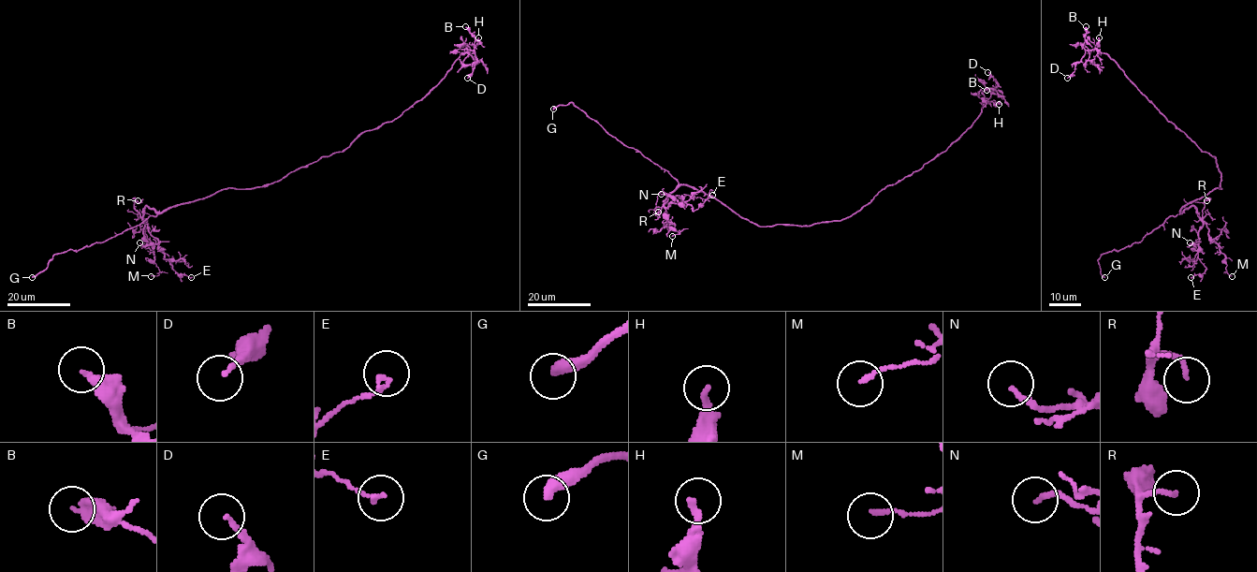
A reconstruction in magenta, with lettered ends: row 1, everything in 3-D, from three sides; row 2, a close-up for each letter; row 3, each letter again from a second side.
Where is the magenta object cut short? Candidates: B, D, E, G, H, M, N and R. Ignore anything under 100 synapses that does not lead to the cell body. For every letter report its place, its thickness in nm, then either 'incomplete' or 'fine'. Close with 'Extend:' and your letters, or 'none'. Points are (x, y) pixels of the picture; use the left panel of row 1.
B: place (465, 26); calibre 400 nm; fine
D: place (467, 78); calibre 160 nm; fine
E: place (191, 277); calibre 160 nm; fine
G: place (32, 277); calibre 400 nm; incomplete
H: place (478, 37); calibre 200 nm; fine
M: place (151, 276); calibre 130 nm; fine
N: place (139, 242); calibre 160 nm; fine
R: place (138, 200); calibre 130 nm; fine
Extend: G

